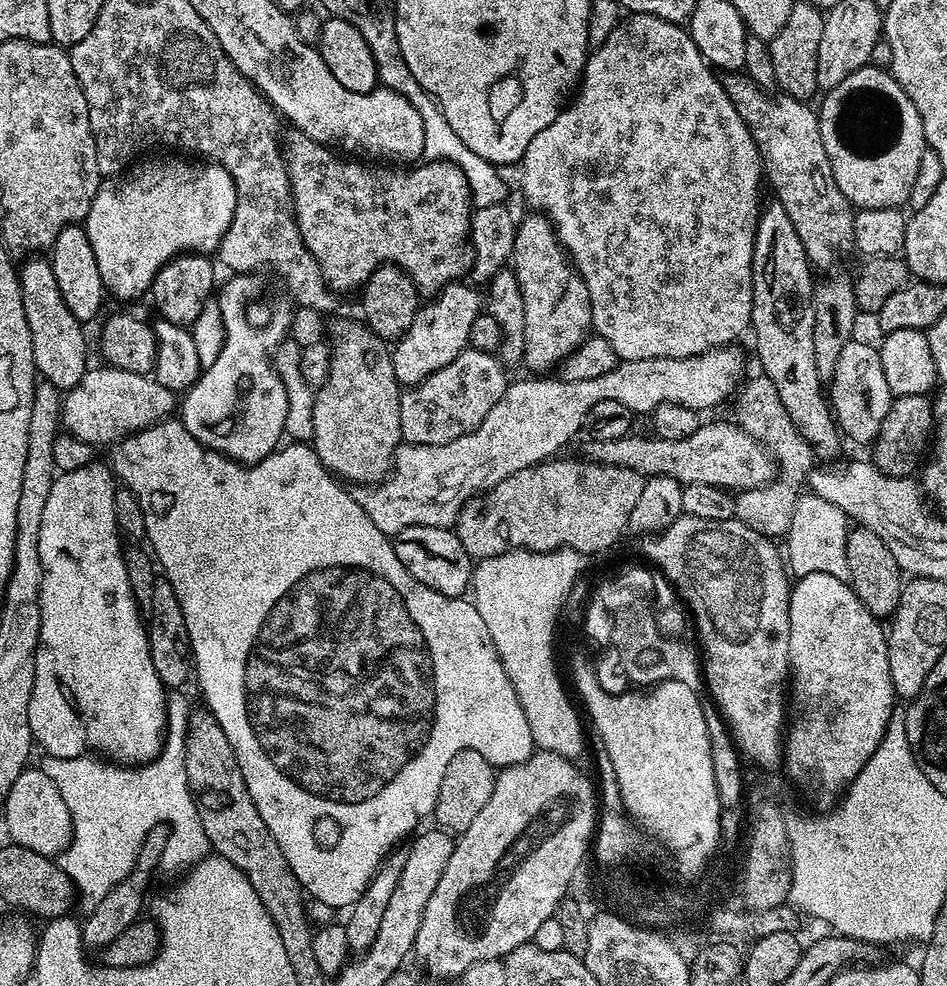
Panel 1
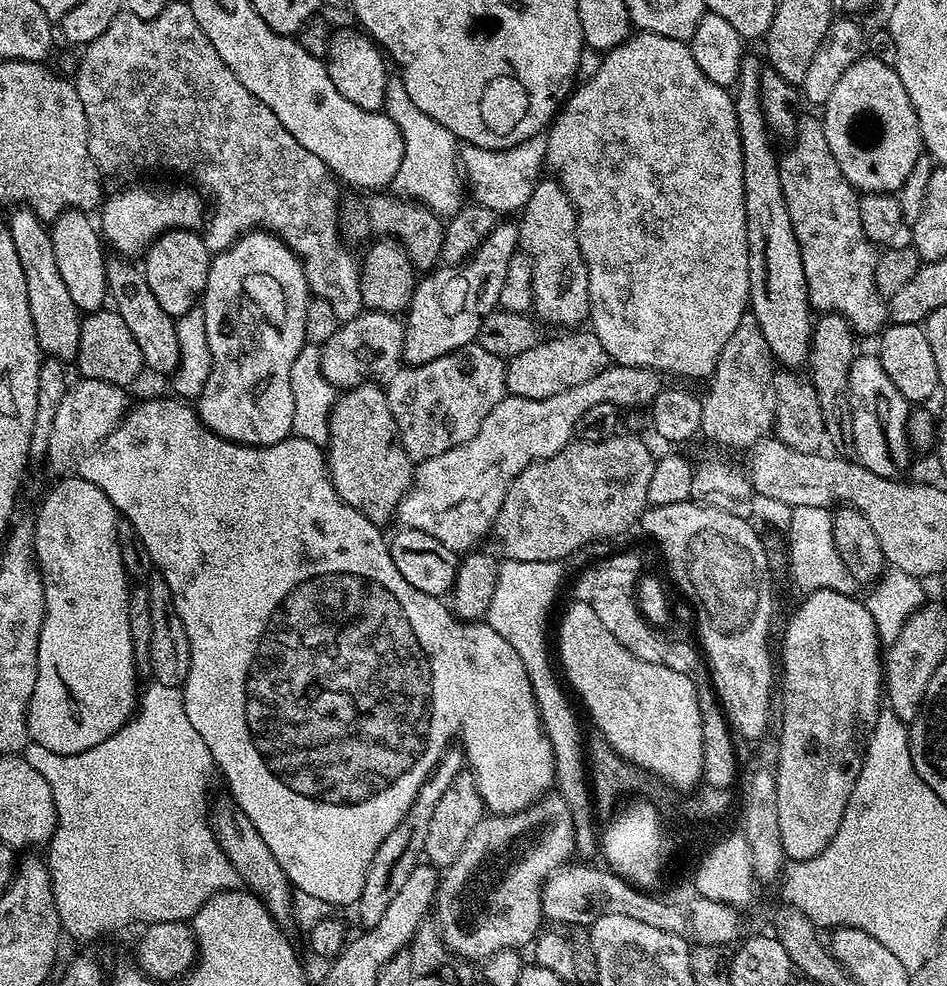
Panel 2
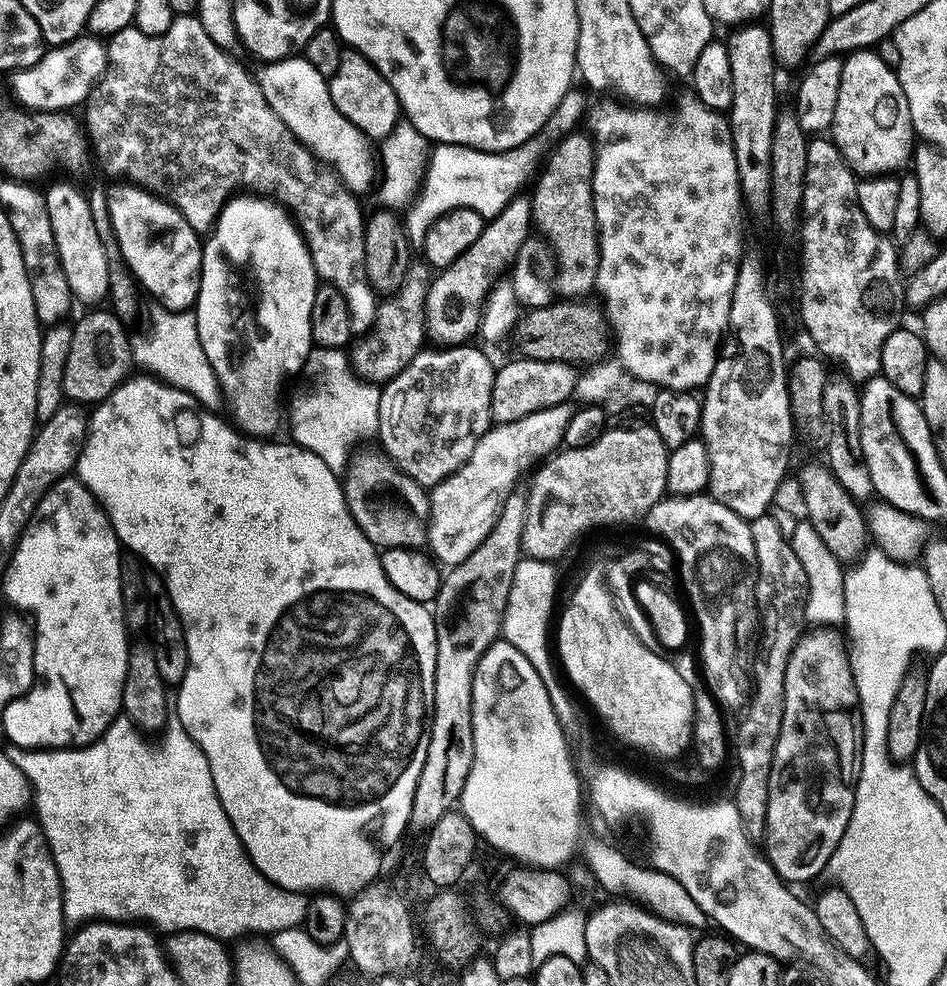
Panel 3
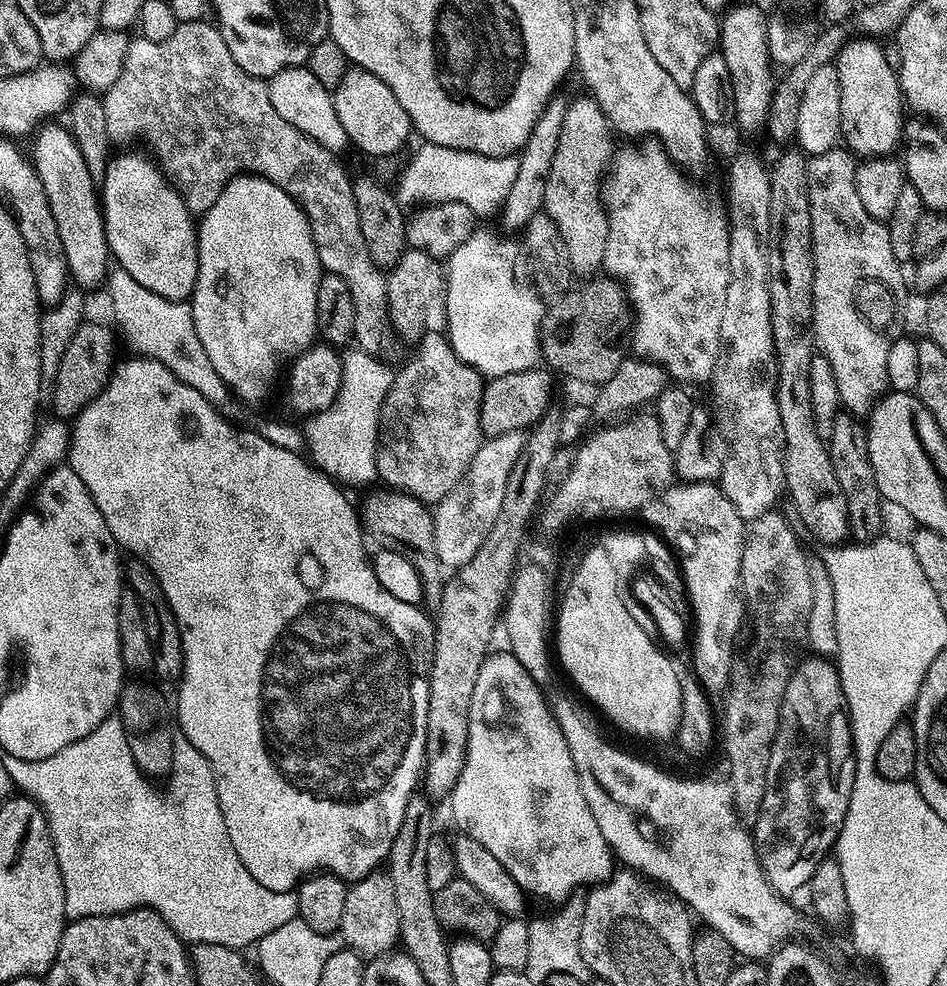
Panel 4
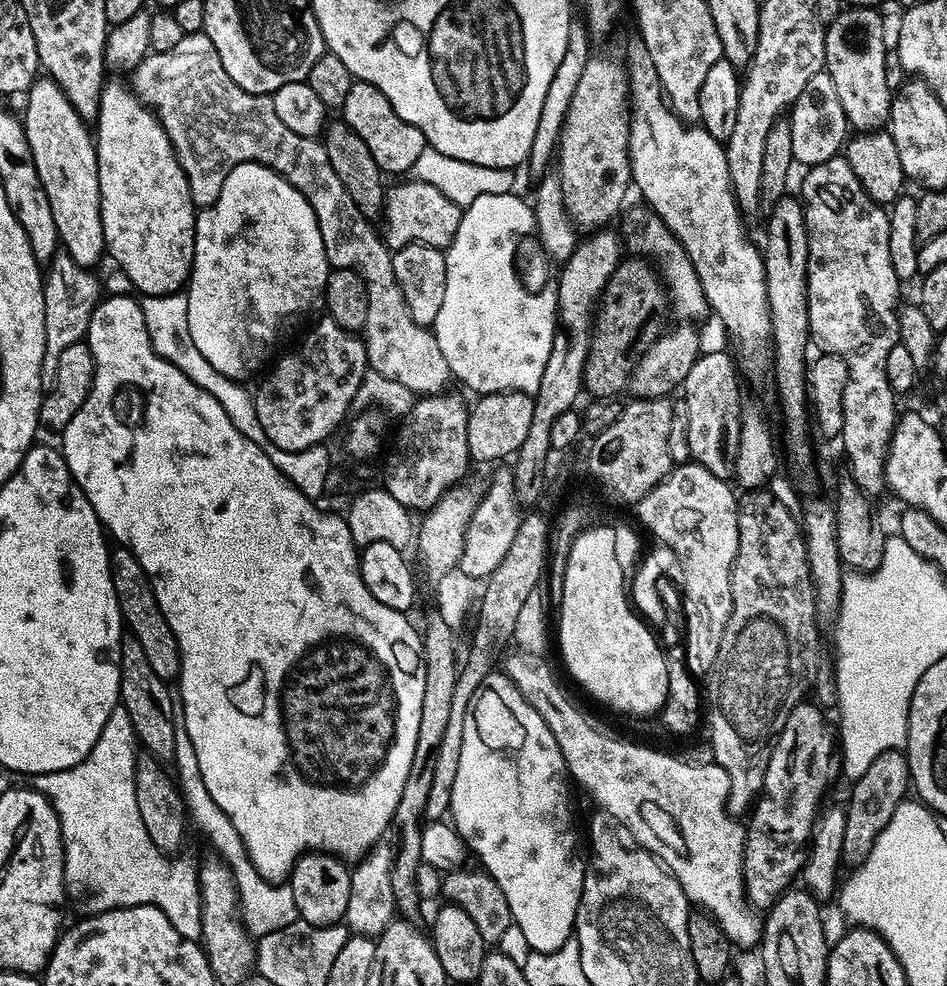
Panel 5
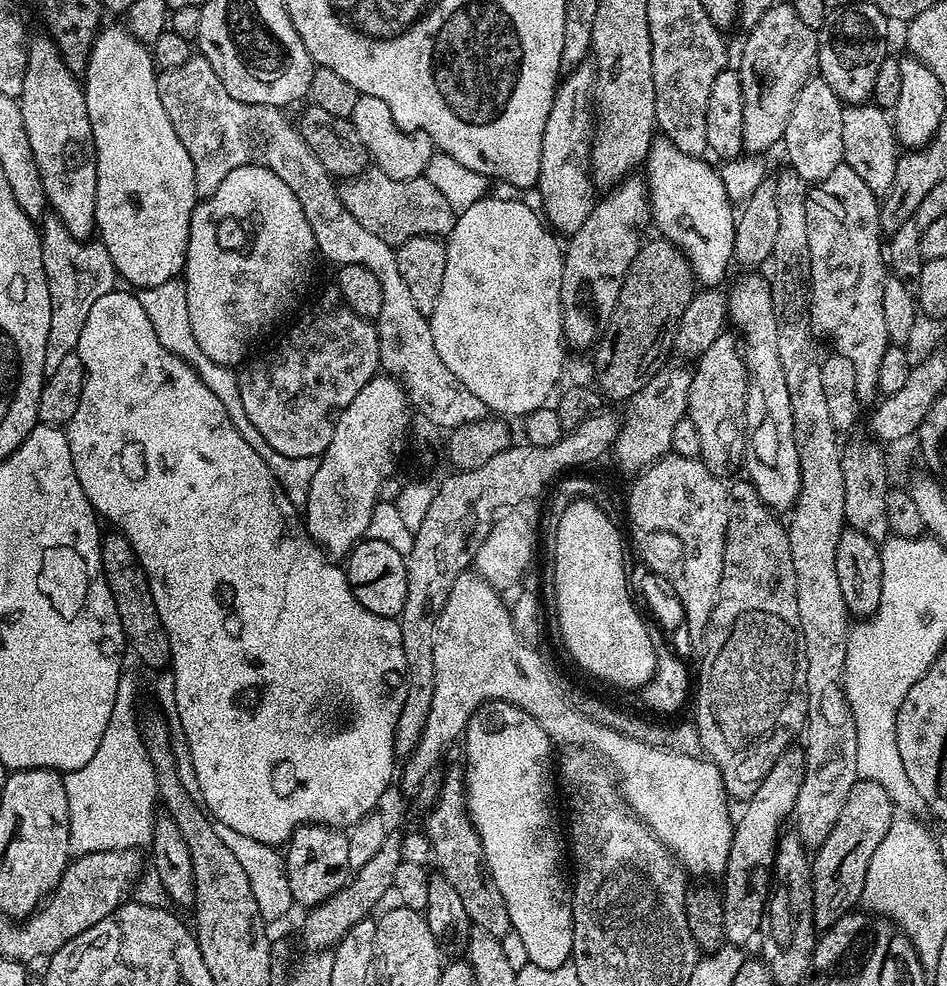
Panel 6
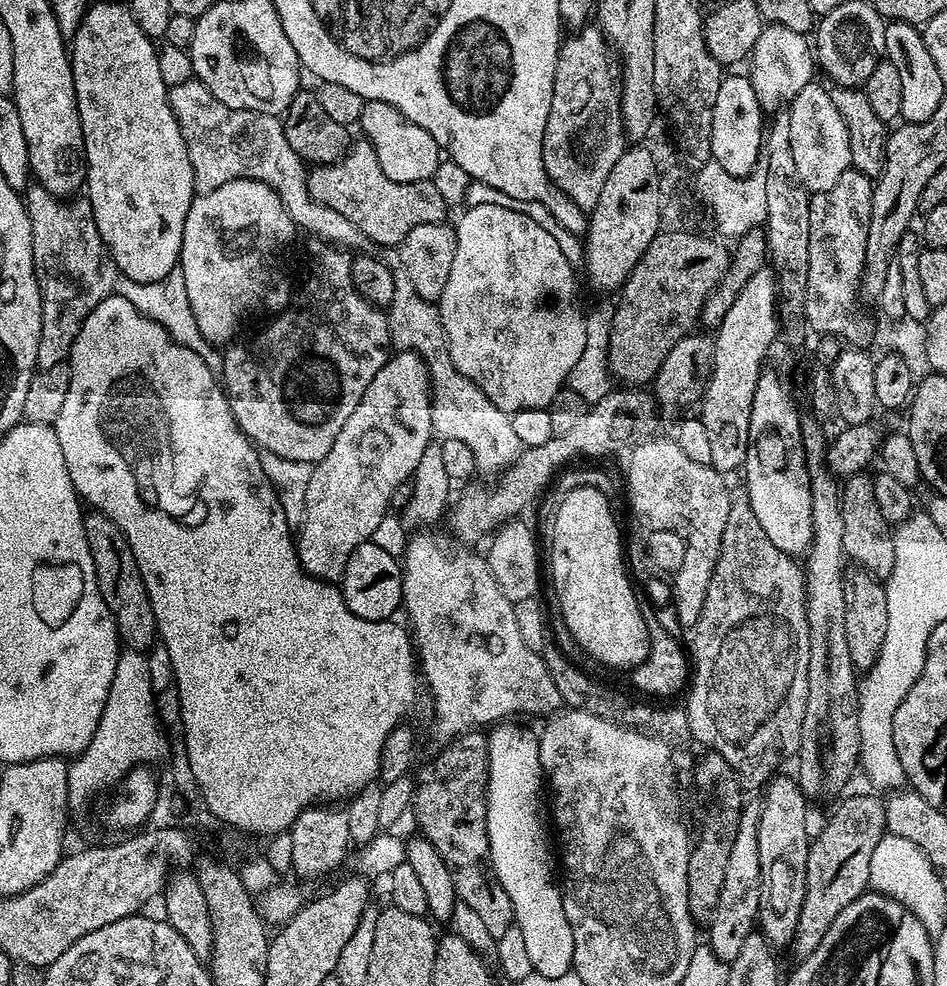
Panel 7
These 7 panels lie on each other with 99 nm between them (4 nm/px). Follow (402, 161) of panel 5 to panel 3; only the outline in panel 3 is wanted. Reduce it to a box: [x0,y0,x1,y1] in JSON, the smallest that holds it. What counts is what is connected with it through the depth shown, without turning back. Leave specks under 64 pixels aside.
[327,51,401,142]

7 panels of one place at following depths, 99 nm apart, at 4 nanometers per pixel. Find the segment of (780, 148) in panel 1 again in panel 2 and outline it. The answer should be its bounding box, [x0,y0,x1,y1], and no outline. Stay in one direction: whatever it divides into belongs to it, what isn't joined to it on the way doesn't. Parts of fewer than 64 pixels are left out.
[779,119,889,333]

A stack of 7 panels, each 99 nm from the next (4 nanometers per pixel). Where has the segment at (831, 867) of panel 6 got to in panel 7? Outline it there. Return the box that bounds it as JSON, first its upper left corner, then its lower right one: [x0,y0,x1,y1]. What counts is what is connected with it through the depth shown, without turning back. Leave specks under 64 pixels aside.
[790,792,887,958]

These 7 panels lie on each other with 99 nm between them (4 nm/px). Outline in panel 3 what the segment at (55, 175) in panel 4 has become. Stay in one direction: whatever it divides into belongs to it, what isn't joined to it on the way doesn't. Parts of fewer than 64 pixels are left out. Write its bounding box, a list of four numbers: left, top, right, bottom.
[44,184,109,306]

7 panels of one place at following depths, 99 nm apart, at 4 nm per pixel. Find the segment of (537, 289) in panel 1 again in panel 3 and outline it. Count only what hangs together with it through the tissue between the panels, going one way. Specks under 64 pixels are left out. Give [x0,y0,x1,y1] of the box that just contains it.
[530,134,600,298]

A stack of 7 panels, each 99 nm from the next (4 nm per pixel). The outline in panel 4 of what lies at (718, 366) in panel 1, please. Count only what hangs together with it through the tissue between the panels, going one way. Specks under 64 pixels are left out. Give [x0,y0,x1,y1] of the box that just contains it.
[432,432,525,570]

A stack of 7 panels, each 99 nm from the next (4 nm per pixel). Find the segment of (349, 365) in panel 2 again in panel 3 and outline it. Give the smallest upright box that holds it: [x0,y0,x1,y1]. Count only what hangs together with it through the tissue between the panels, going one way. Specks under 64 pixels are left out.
[350,263,430,386]

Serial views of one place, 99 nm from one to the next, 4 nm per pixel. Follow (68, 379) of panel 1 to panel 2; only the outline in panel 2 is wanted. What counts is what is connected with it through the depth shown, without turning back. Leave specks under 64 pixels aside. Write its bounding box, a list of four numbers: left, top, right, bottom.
[6,206,82,361]

